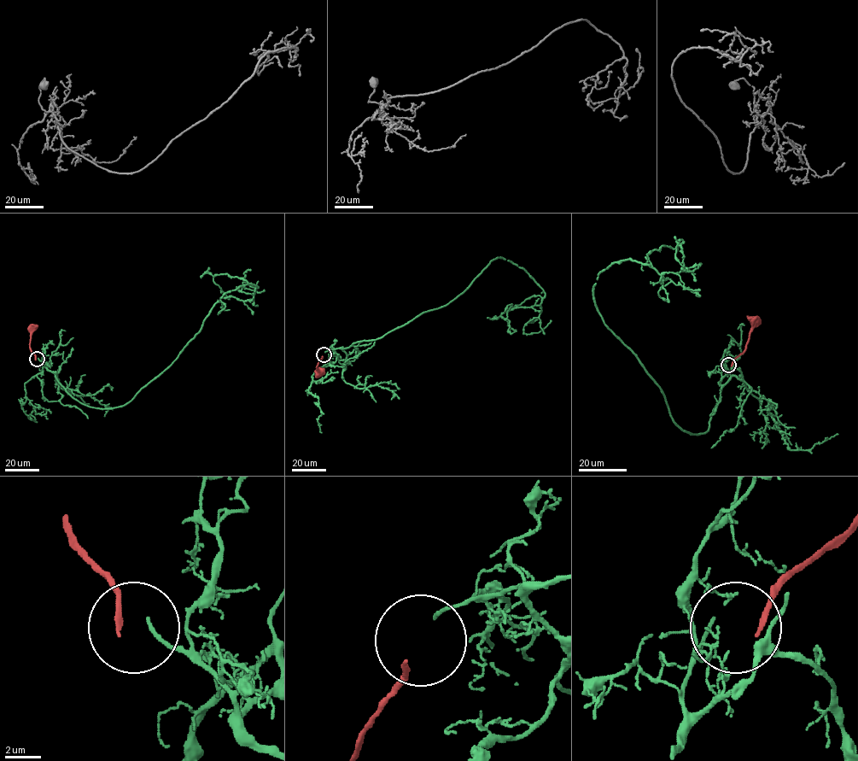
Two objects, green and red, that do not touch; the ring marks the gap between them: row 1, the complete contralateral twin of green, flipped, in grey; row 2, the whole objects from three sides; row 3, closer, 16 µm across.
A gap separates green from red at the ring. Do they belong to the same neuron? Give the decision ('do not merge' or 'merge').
do not merge

